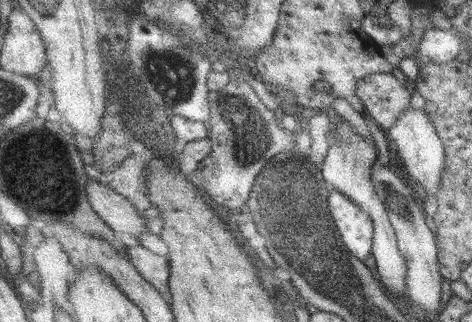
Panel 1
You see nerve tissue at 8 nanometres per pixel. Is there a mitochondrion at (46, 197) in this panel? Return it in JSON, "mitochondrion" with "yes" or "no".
{"mitochondrion":"yes"}

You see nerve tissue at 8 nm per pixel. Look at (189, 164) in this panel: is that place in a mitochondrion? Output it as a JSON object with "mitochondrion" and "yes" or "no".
{"mitochondrion":"no"}

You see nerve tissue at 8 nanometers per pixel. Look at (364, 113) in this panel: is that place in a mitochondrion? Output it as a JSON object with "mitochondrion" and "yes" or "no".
{"mitochondrion":"no"}

